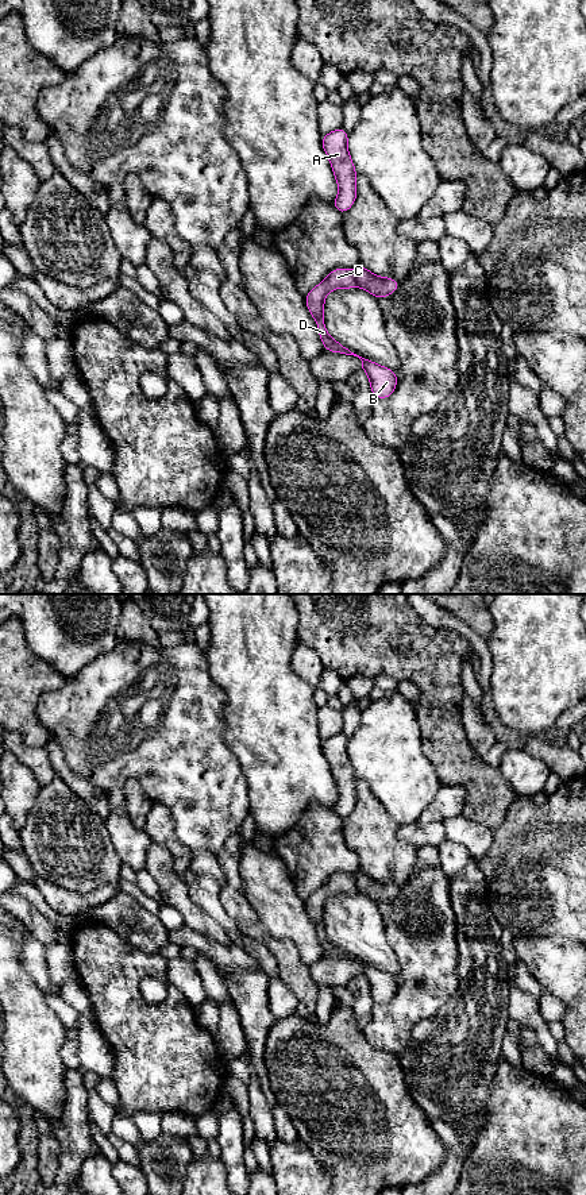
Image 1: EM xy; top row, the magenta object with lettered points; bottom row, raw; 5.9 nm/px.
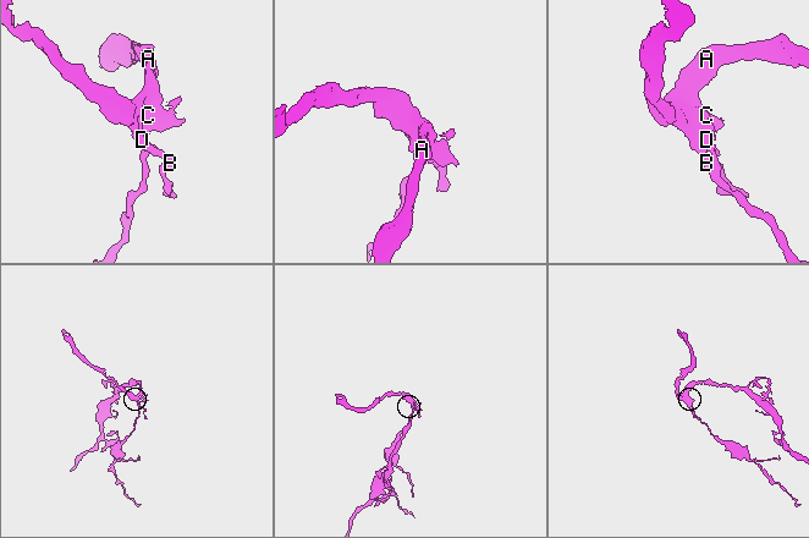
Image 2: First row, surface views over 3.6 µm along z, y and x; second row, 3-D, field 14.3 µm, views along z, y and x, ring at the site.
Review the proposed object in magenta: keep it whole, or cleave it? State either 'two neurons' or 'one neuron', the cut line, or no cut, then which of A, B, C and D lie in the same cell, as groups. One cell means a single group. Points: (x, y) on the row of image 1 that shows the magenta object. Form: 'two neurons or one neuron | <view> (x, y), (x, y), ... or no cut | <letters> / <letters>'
two neurons | xy (353, 272), (357, 284) | A B C / D

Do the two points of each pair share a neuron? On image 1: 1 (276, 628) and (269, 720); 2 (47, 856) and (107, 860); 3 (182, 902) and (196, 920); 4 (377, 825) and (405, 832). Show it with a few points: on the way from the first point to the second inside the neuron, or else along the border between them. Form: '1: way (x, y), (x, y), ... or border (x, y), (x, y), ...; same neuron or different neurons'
1: way (269, 651), (269, 697); same neuron
2: way (62, 856), (80, 856), (92, 860); same neuron
3: way (185, 906), (193, 916); same neuron
4: border (398, 827), (397, 836), (416, 850); different neurons

